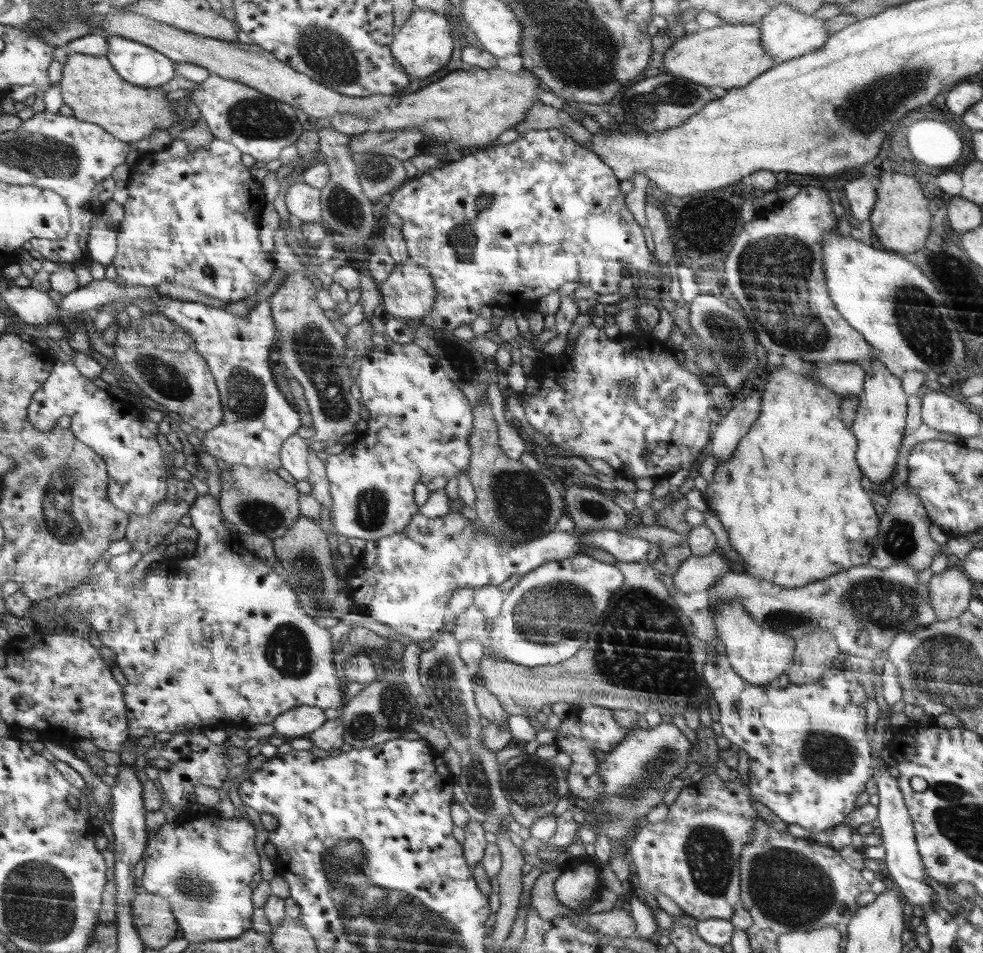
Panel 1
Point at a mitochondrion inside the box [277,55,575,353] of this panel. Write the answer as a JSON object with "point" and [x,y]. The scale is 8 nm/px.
{"point":[345,206]}

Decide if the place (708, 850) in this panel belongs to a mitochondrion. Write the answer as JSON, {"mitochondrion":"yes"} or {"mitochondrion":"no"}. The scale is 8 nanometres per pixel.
{"mitochondrion":"yes"}

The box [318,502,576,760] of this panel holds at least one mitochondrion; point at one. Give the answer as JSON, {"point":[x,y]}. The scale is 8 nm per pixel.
{"point":[394,710]}

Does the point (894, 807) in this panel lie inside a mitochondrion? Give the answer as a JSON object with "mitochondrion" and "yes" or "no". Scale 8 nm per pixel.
{"mitochondrion":"no"}

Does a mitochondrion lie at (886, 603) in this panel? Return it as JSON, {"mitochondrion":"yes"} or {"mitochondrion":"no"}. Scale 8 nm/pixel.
{"mitochondrion":"yes"}

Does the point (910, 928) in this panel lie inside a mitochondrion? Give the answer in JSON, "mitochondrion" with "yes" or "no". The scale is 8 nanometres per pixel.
{"mitochondrion":"no"}

